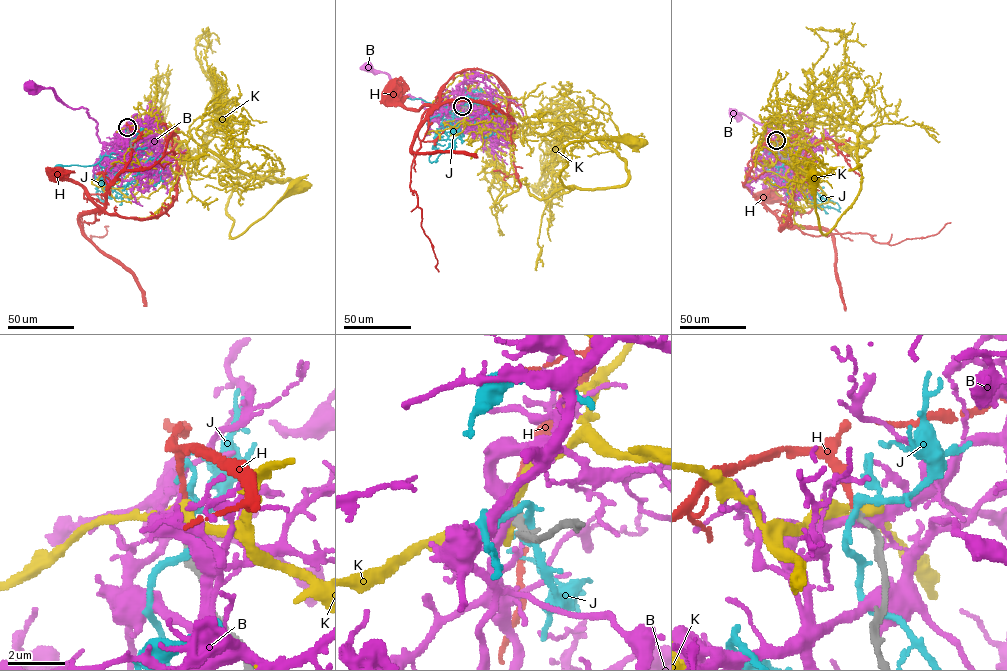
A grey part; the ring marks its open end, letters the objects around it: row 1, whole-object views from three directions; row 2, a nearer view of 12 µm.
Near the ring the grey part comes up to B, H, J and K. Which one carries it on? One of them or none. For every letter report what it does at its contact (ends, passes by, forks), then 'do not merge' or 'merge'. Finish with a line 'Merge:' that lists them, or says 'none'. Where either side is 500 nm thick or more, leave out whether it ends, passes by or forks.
B: it forks there; do not merge
H: it ends there; merge
J: it forks there; do not merge
K: it passes by; do not merge
Merge: H

